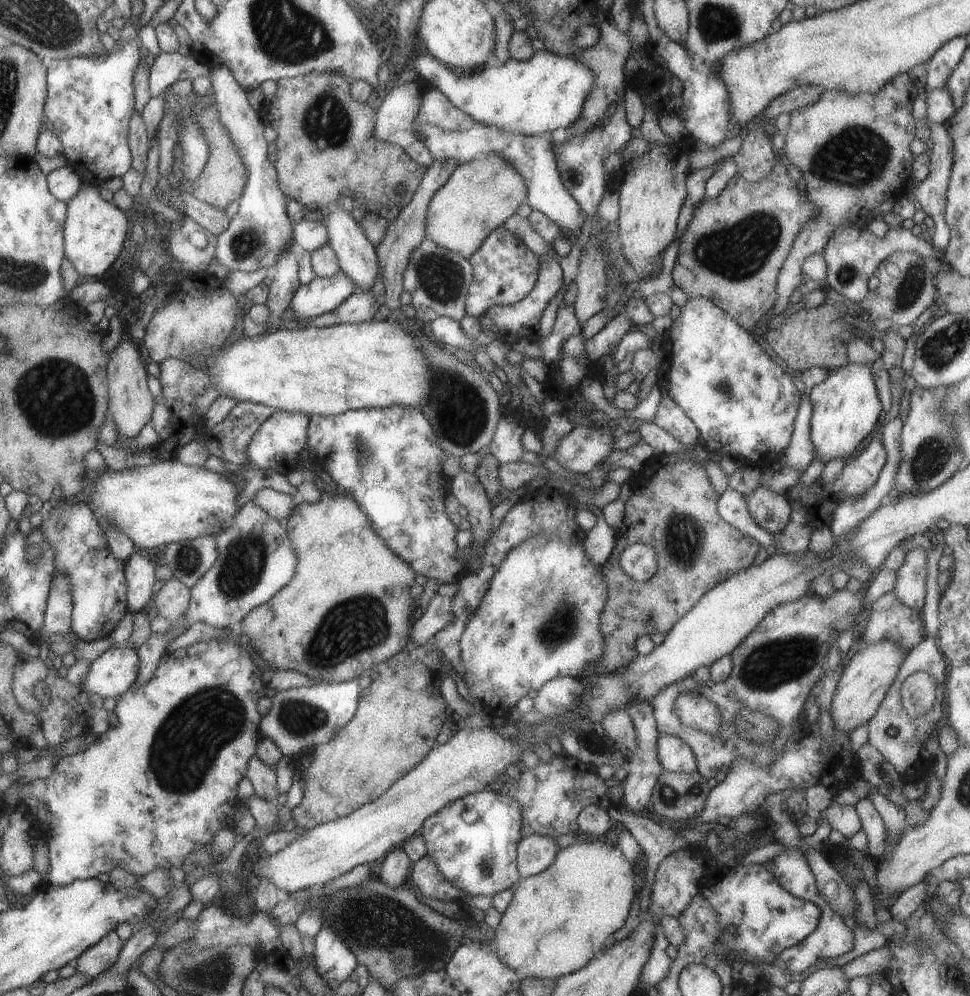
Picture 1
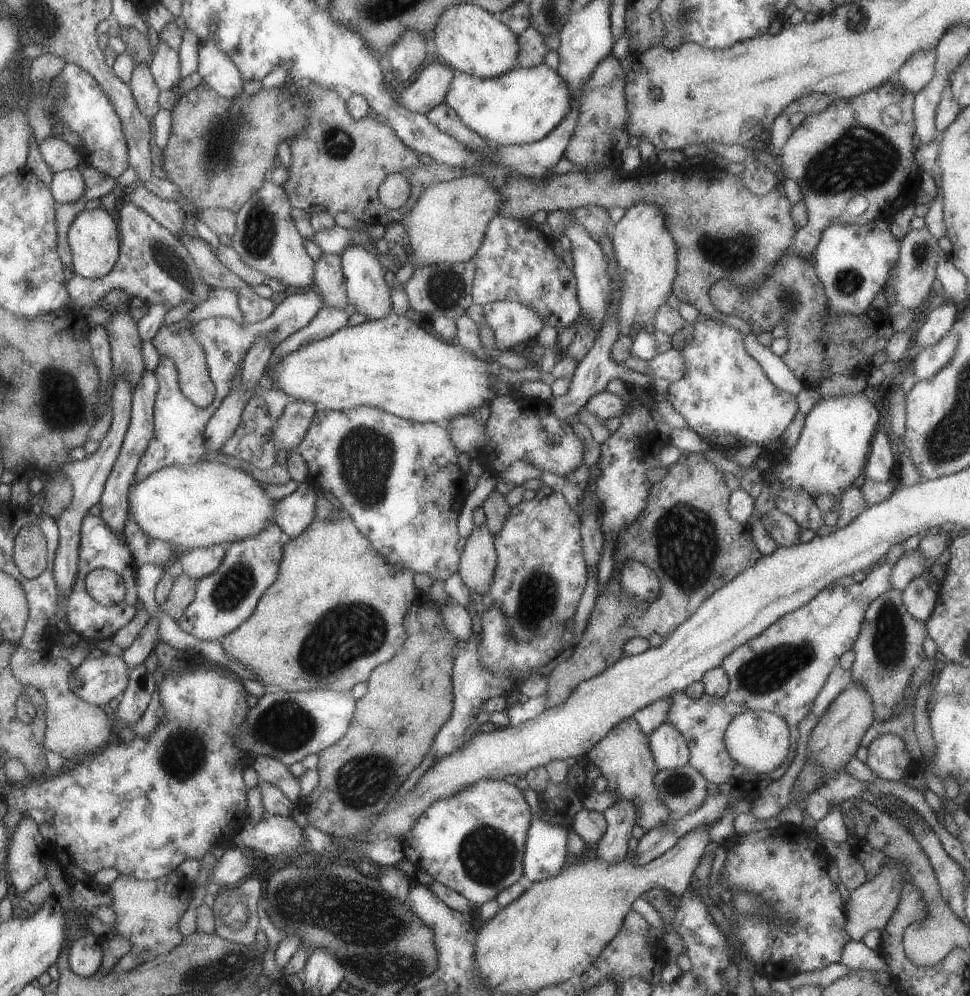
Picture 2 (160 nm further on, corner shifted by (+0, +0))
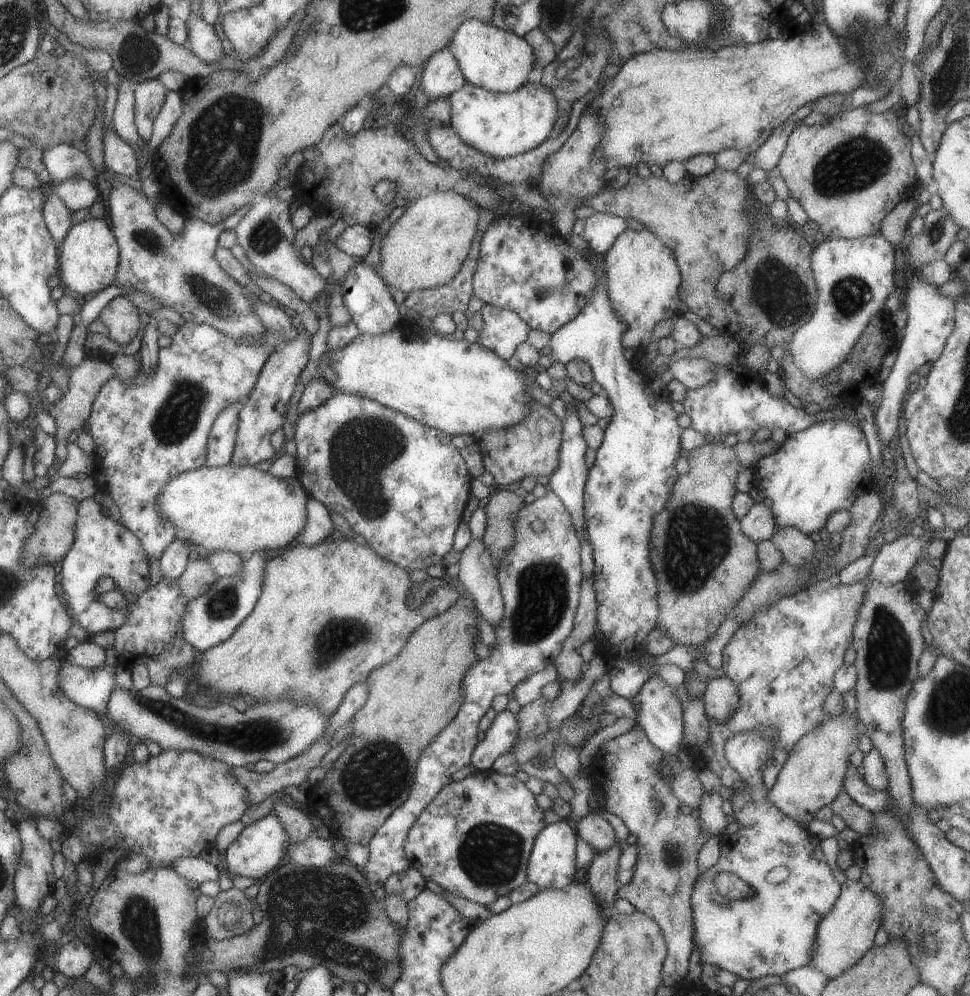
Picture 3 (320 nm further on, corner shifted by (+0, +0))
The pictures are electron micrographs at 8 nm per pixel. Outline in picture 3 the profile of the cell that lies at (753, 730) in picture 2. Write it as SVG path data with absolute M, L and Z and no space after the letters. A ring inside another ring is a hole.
M776 729L767 733L735 733L724 744L727 762L737 771L743 786L733 791L725 806L730 818L739 828L730 840L720 848L720 855L711 867L702 872L694 882L690 896L692 910L692 943L697 946L700 962L735 975L737 980L756 980L760 976L783 973L808 963L812 952L817 923L829 912L840 892L840 884L833 877L825 856L819 847L819 837L800 827L785 816L769 799L768 788L762 779L762 768L768 752L774 745ZM775 866L787 868L788 876L779 883L769 883L765 876ZM718 872L736 874L747 886L750 894L741 900L725 900L714 887L713 877Z

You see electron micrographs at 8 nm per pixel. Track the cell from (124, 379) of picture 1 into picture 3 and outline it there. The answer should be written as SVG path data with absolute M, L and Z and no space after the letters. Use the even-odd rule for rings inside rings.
M119 295L105 303L97 318L106 327L106 335L110 340L125 345L142 326L139 313L138 308L125 295Z

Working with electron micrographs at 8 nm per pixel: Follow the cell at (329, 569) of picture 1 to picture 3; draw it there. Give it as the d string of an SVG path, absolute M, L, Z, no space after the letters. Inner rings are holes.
M327 538L323 543L312 547L295 542L295 544L283 550L279 556L265 562L259 598L256 600L255 606L227 640L202 652L200 668L197 668L192 679L195 679L199 686L203 686L211 692L223 694L223 696L238 694L238 696L249 700L251 703L265 701L274 703L278 699L285 699L298 705L315 707L323 717L329 717L341 706L343 695L347 692L347 689L356 682L365 683L369 672L375 667L390 661L400 651L400 648L403 648L408 636L421 624L419 612L413 612L413 609L405 604L405 597L409 592L411 583L408 571L381 558L367 544L361 546L355 543L353 539L335 541Z

